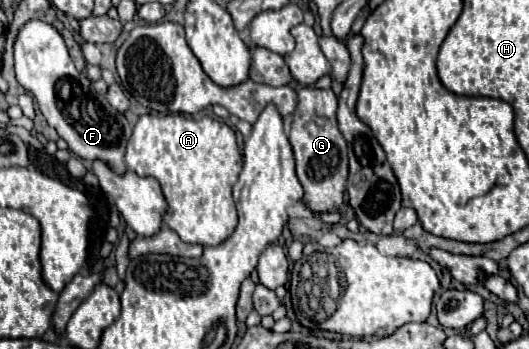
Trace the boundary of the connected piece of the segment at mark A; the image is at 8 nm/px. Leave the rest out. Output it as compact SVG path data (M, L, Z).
M145 114L137 120L133 128L133 136L125 152L125 164L139 176L153 176L159 180L163 196L167 200L163 222L171 230L175 230L183 242L201 246L219 246L233 234L237 226L237 210L233 204L231 188L237 182L239 172L243 168L243 156L237 148L235 132L225 122L209 116L193 120L183 114L165 114L165 116Z

